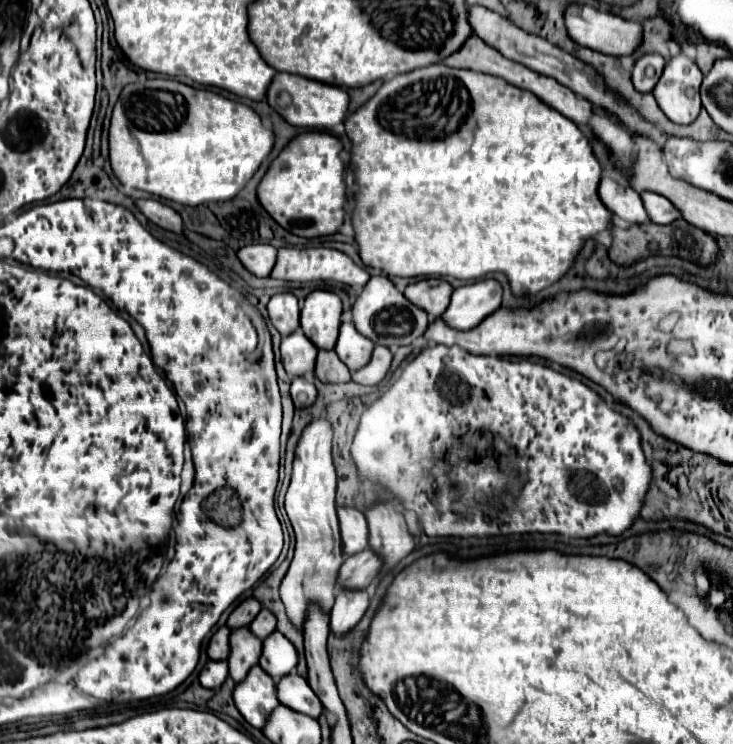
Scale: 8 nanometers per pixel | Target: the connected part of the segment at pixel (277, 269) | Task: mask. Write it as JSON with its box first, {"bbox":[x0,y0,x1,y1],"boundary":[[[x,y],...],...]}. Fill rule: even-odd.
{"bbox":[270,248,370,286],"boundary":[[[280,248],[278,250],[278,262],[270,274],[272,278],[278,280],[286,280],[286,282],[314,282],[314,280],[334,280],[334,282],[342,282],[348,286],[366,286],[366,282],[370,280],[370,274],[356,266],[352,262],[350,256],[346,256],[340,250],[334,248]]]}

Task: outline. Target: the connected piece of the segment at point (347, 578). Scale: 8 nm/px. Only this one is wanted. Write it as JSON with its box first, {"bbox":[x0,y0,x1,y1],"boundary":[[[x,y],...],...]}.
{"bbox":[336,550,378,590],"boundary":[[[362,550],[362,554],[354,554],[344,560],[338,572],[336,586],[342,590],[366,590],[368,584],[378,576],[378,556],[372,550]]]}

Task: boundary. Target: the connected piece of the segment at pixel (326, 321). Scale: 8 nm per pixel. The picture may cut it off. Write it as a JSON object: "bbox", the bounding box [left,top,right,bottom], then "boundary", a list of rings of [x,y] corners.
{"bbox":[300,290,342,350],"boundary":[[[314,290],[304,300],[300,312],[300,326],[306,338],[316,348],[332,350],[338,340],[340,314],[342,314],[342,300],[334,292]]]}

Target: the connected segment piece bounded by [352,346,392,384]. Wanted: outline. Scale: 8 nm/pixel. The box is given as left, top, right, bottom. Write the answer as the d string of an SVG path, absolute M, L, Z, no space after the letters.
M376 346L370 362L364 368L352 372L352 380L358 384L378 384L386 376L390 362L392 362L390 350L384 346Z

